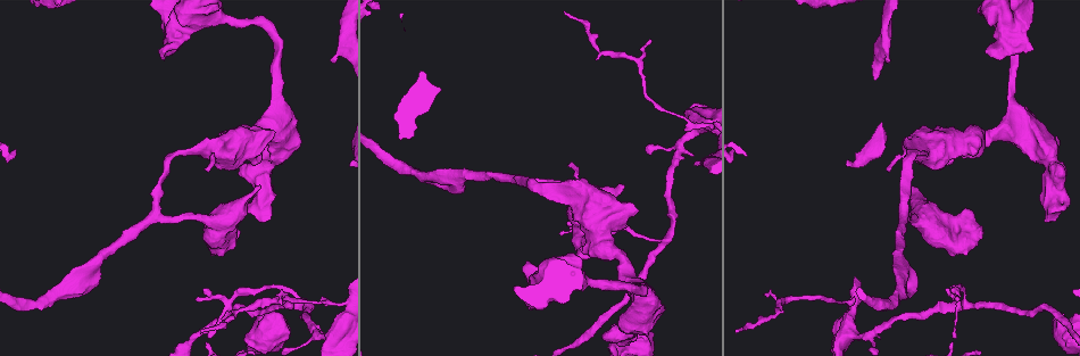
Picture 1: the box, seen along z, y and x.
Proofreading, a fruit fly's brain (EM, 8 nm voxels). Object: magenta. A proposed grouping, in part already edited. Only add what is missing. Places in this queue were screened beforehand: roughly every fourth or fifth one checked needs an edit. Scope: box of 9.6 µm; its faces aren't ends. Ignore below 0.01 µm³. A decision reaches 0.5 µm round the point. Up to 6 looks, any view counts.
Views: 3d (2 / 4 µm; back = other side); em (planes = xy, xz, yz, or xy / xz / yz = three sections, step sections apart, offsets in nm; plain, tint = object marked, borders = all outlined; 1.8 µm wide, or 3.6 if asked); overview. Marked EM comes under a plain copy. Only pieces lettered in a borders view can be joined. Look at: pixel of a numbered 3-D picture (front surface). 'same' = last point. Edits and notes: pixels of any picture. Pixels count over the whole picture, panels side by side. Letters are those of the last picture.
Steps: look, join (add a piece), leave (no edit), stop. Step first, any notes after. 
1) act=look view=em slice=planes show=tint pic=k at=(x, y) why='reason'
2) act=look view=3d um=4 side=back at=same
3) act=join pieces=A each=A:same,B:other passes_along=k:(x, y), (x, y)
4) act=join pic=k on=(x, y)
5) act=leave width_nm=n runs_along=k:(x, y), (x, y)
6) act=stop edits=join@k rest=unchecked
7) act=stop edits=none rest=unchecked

act=look view=3d um=4 pic=1 at=(275, 312) why='free end'

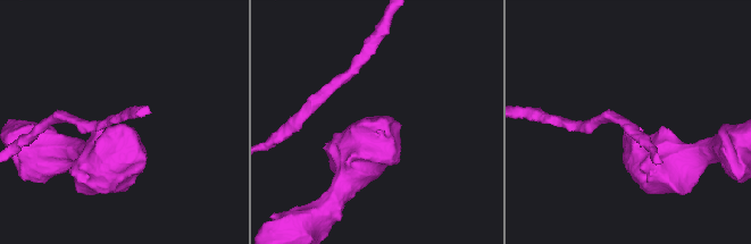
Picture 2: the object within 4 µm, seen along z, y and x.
act=look view=em um=3.6 slice=planes show=borders pic=2 at=(125, 128)

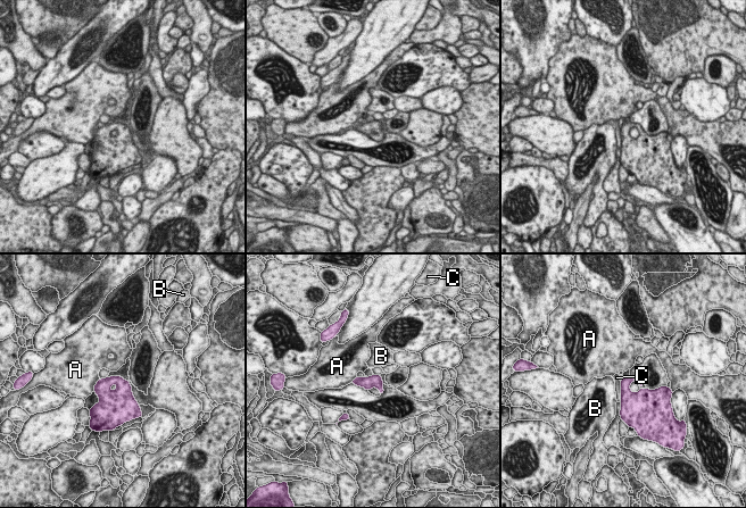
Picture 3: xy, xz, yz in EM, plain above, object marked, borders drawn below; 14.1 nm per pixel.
act=leave longest_contact=C:300nm each=A:other,B:other,C:other found='no lettered piece goes on from it'

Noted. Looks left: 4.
act=look view=3d um=2 pic=1 at=(888, 168) why='branch stops here'

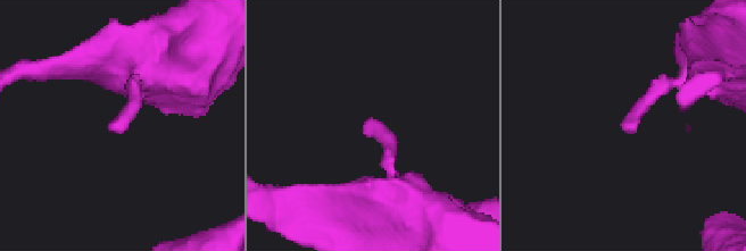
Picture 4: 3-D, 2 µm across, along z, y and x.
act=look view=em slice=planes show=borders pic=4 at=(113, 132)

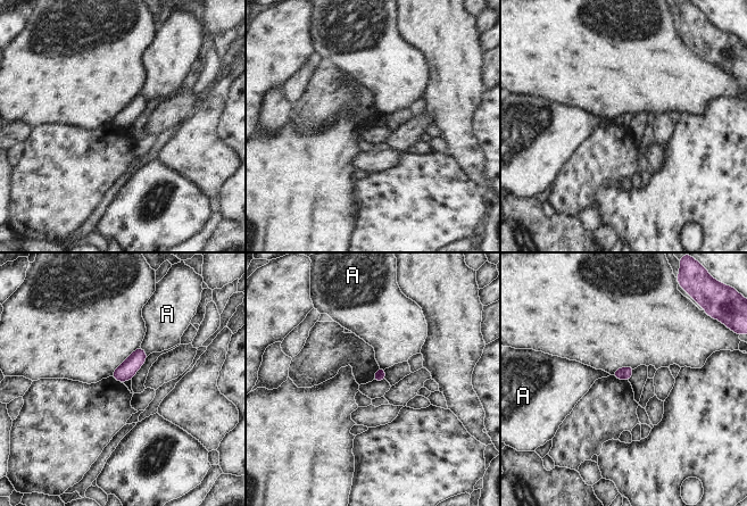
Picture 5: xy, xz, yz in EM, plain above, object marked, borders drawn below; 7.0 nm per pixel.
act=leave each=A:other border=5:(140, 346), (147, 356) found='none of them fits'

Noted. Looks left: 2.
act=stop edits=none rest=unchecked

